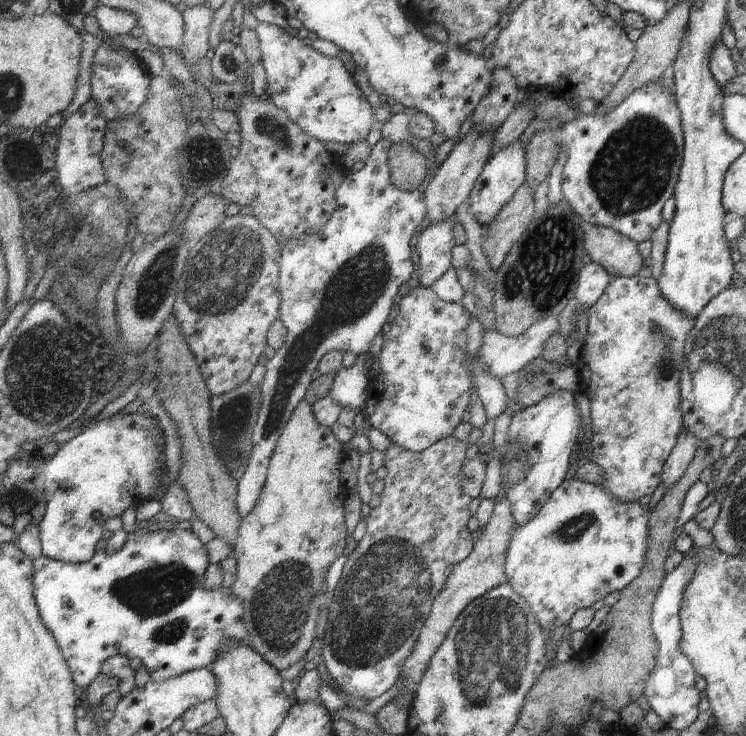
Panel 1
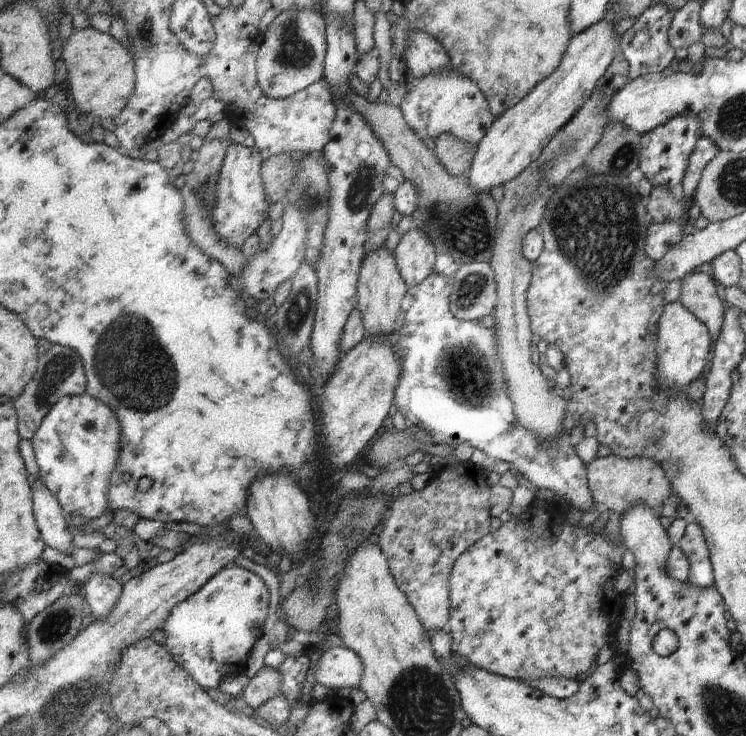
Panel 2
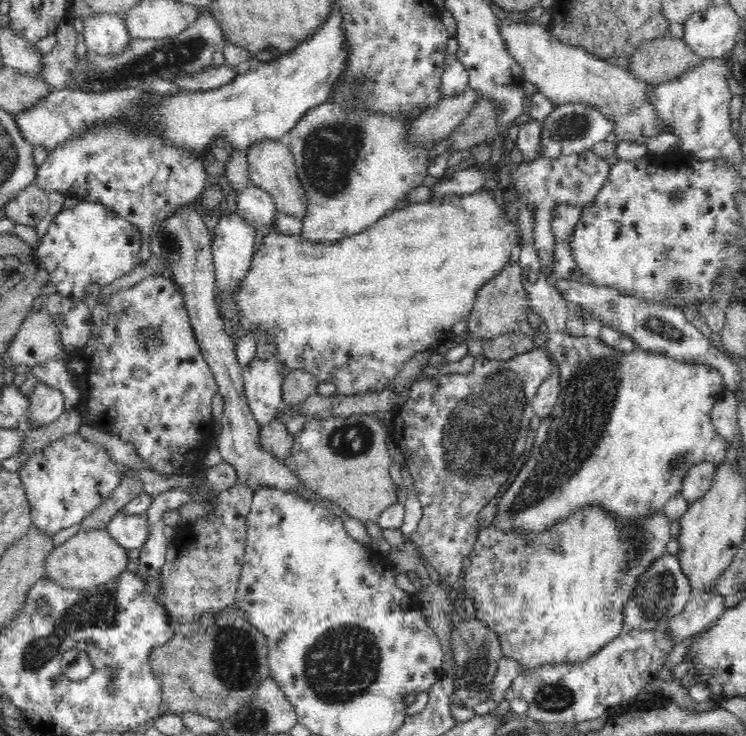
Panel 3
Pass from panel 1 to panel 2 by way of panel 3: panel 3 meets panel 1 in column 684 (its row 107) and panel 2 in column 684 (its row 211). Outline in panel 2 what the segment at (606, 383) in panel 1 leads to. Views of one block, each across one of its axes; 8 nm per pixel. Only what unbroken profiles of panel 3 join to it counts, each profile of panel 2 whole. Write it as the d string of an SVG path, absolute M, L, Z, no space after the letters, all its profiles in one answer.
M679 301L670 302L663 306L663 312L656 322L655 331L657 348L655 348L655 374L657 386L661 390L682 392L691 380L700 376L705 368L711 340L702 322L695 318Z

